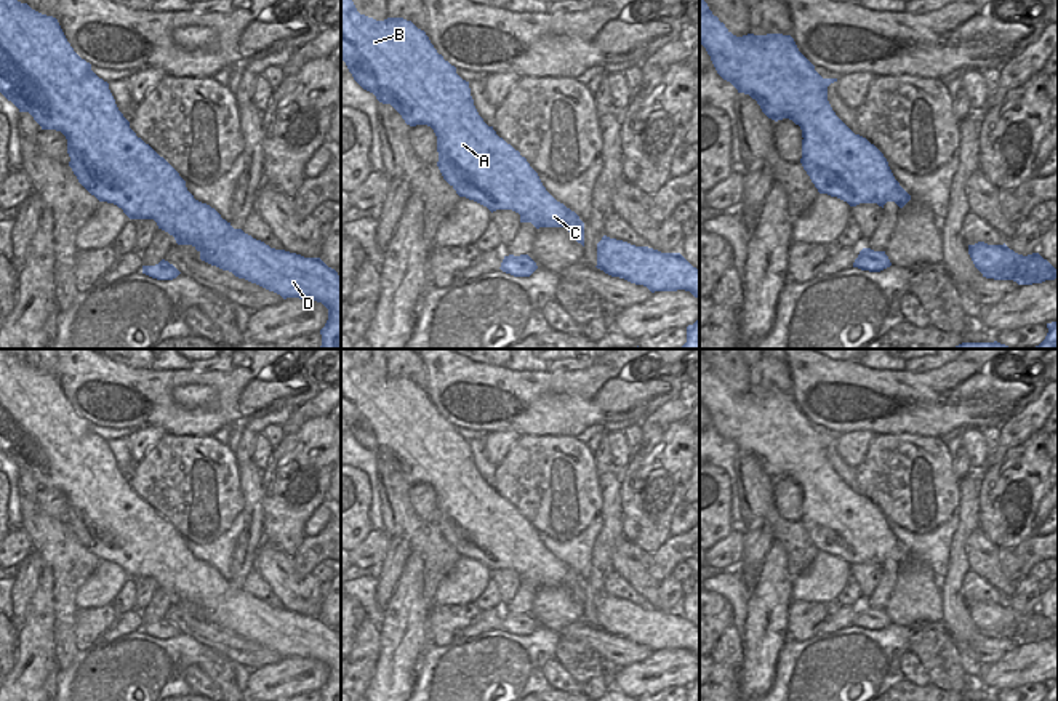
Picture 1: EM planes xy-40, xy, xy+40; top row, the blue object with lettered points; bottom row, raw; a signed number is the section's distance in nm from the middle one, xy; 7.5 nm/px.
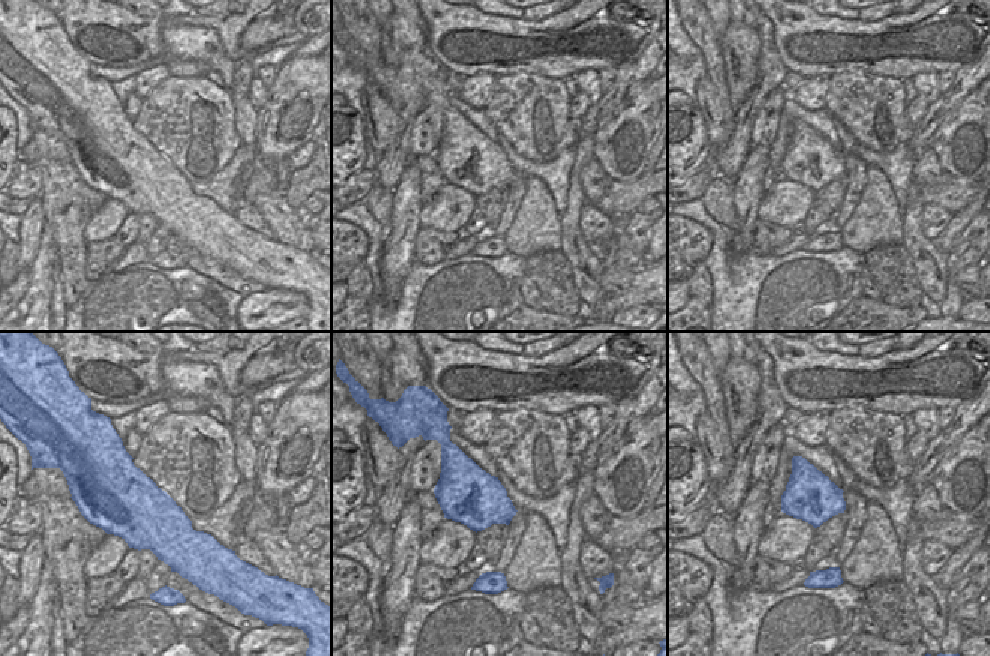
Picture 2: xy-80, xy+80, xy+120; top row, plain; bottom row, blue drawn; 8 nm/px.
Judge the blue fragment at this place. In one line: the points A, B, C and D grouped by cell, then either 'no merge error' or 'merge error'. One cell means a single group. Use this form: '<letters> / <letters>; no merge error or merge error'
A B C D; no merge error

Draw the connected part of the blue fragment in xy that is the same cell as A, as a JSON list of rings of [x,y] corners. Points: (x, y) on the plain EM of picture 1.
[[[341,349],[341,418],[355,440],[379,461],[391,463],[407,483],[427,483],[434,488],[437,525],[459,555],[474,559],[491,571],[512,568],[520,573],[520,581],[531,581],[536,587],[565,586],[584,605],[584,581],[557,560],[527,517],[483,480],[474,464],[469,440],[437,411],[424,389],[403,376],[376,379],[360,373],[349,350]]]

